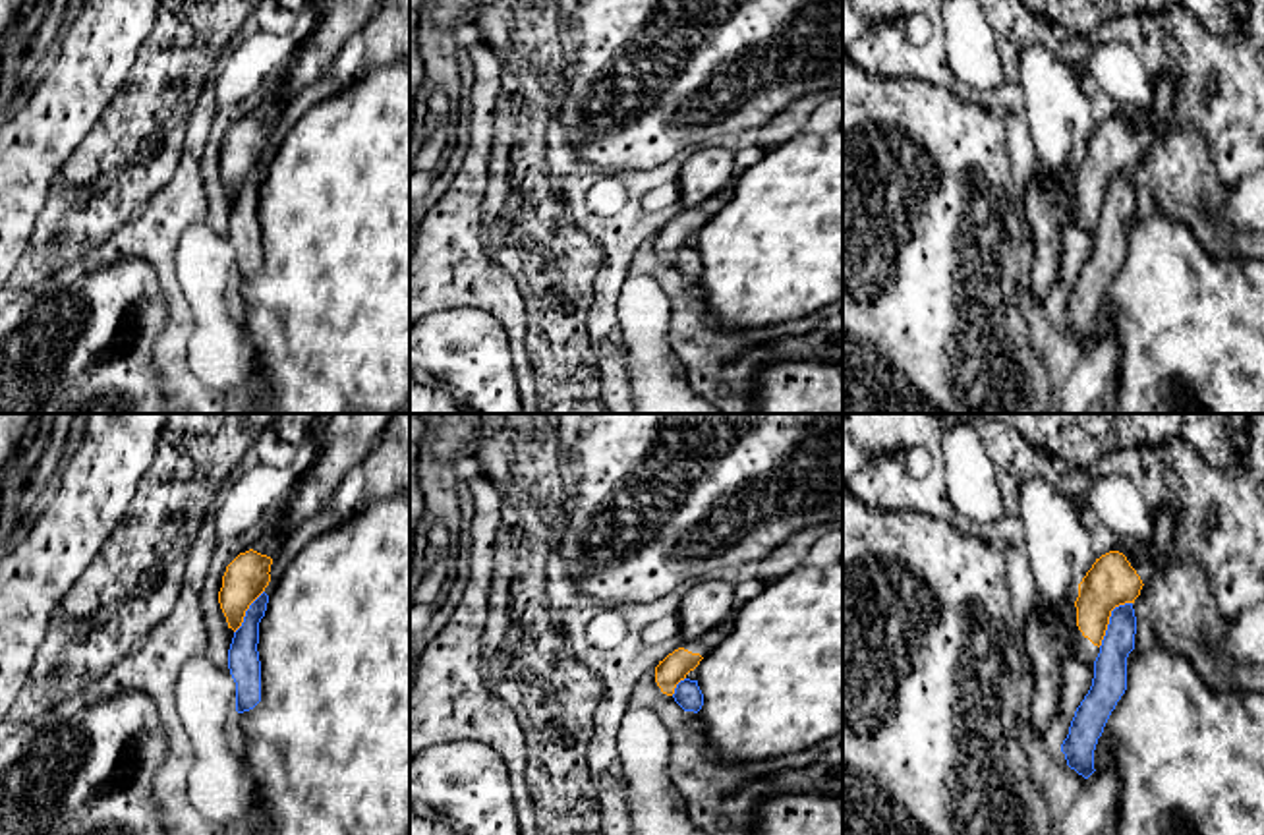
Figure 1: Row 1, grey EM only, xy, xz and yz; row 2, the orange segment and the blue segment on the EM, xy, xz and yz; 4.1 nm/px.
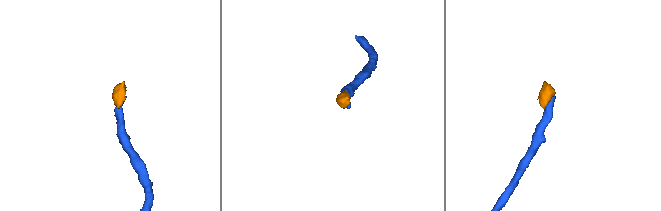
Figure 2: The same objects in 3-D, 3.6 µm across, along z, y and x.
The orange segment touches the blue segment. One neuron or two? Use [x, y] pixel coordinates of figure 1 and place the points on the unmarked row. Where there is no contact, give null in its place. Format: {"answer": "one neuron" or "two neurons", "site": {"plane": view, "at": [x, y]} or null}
{"answer": "two neurons", "site": {"plane": "yz", "at": [1108, 186]}}

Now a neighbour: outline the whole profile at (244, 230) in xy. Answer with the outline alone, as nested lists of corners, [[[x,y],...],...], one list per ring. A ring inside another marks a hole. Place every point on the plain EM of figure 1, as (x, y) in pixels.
[[[263,158],[245,178],[228,216],[228,236],[236,249],[236,278],[244,280],[261,269],[259,189],[265,184],[269,162]]]

